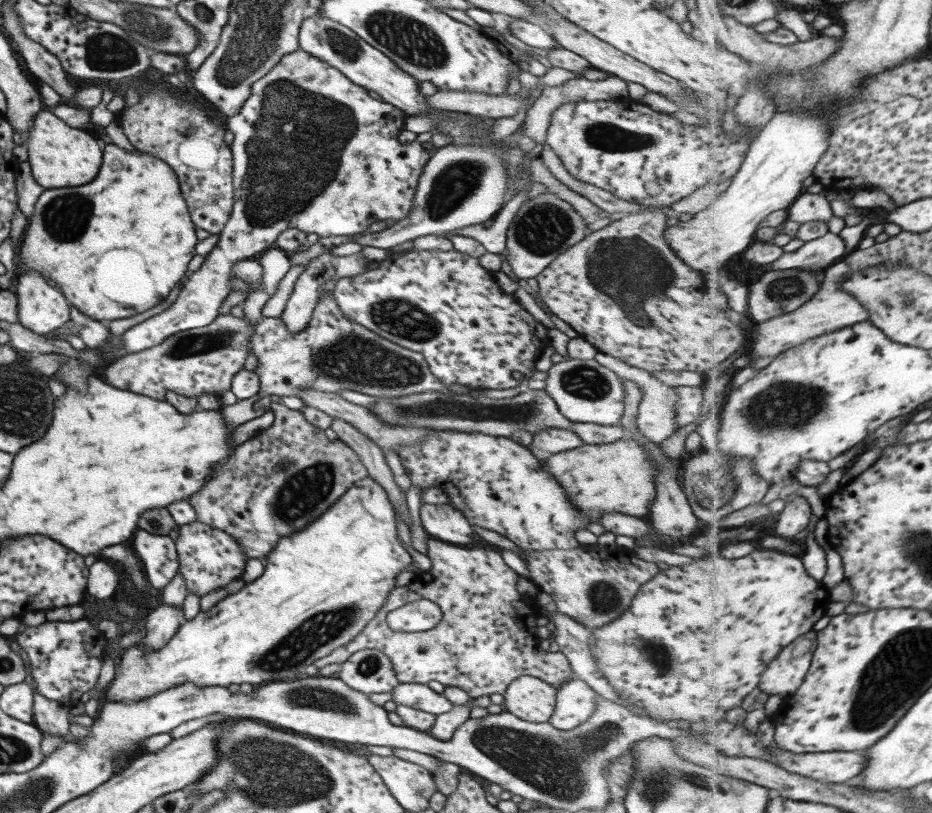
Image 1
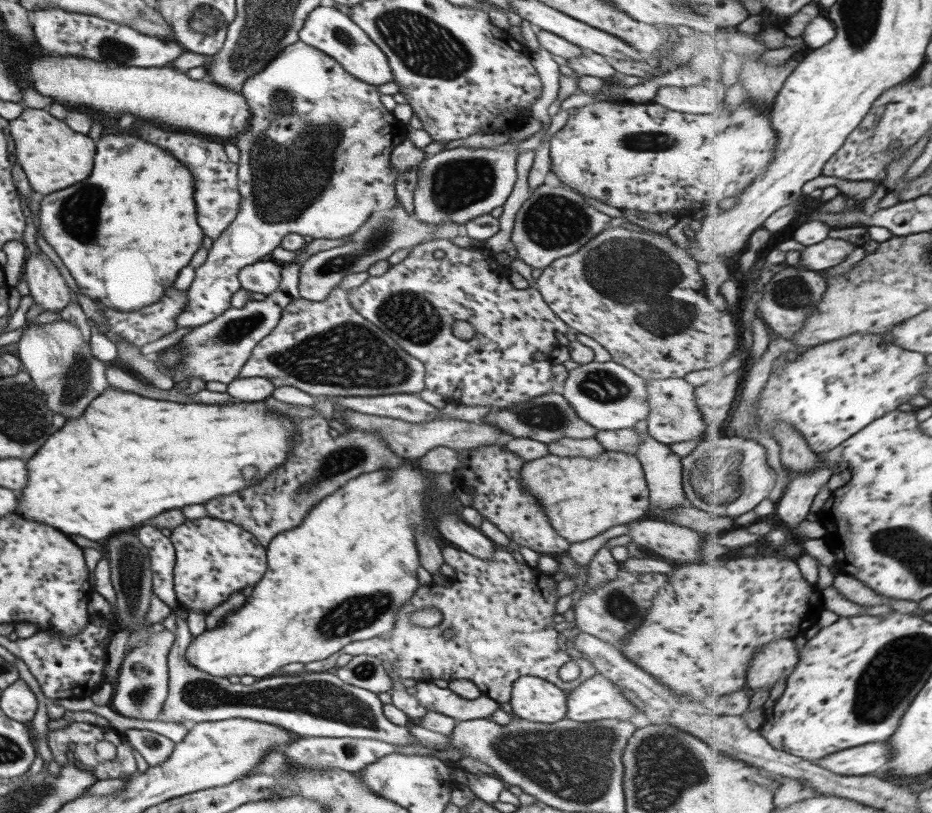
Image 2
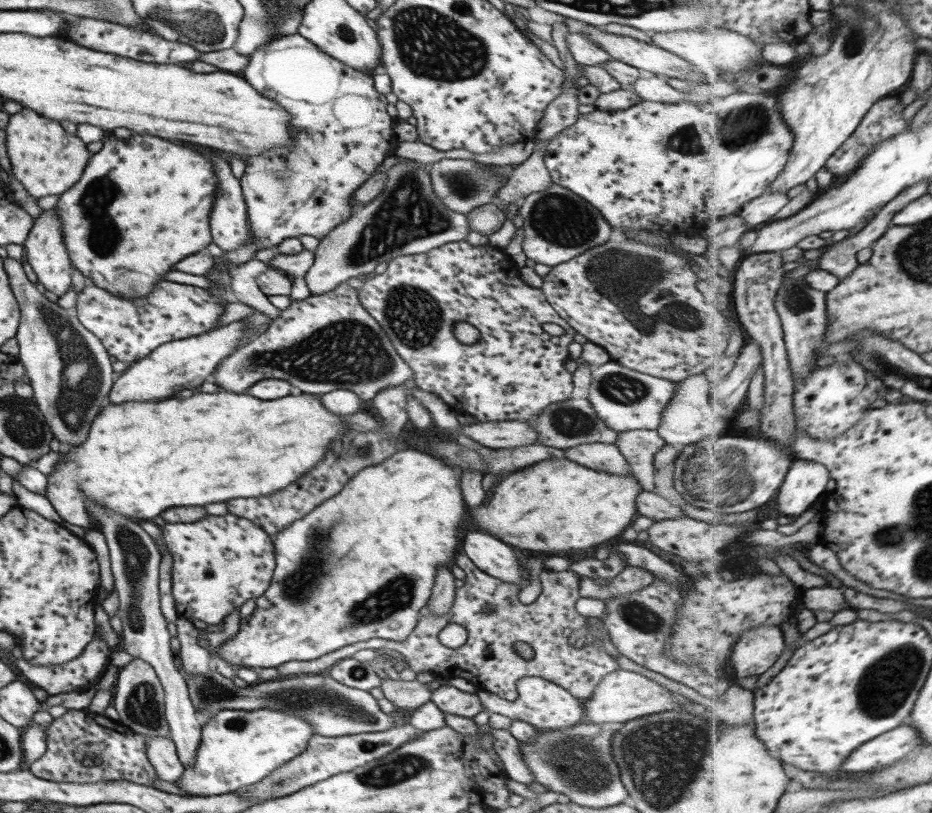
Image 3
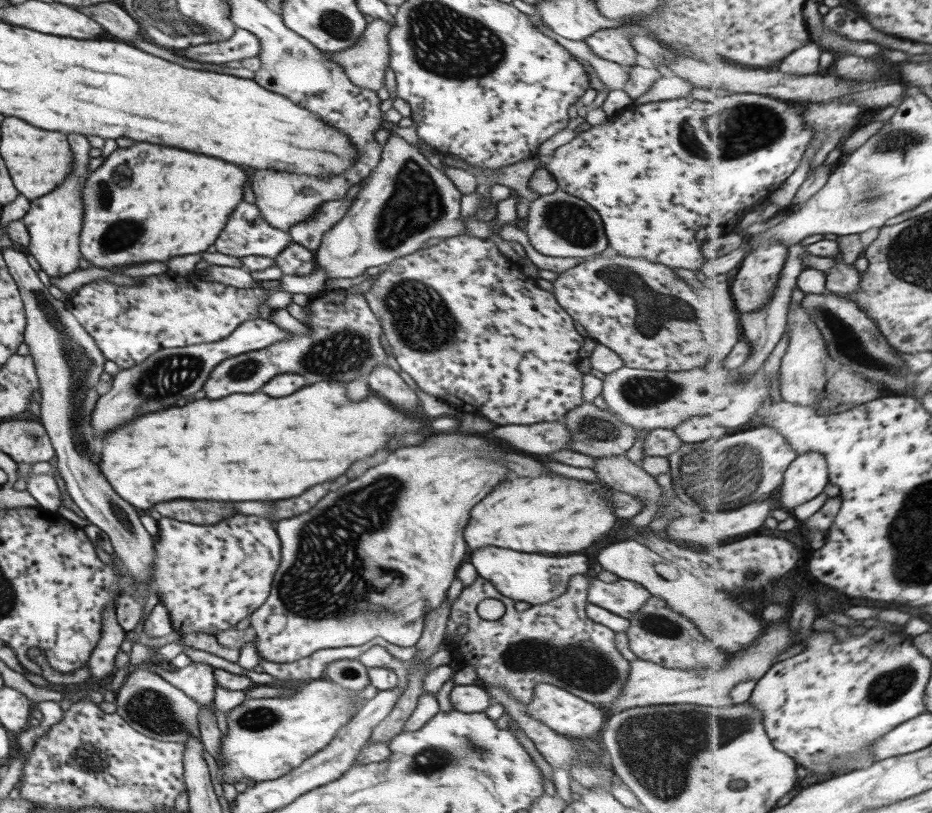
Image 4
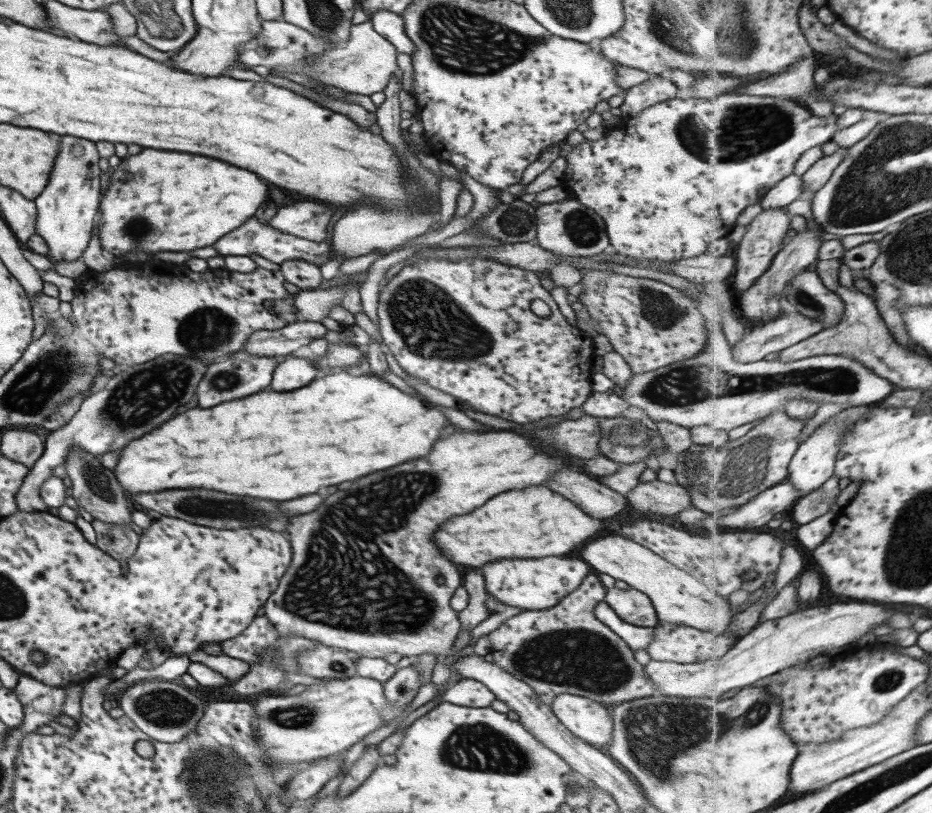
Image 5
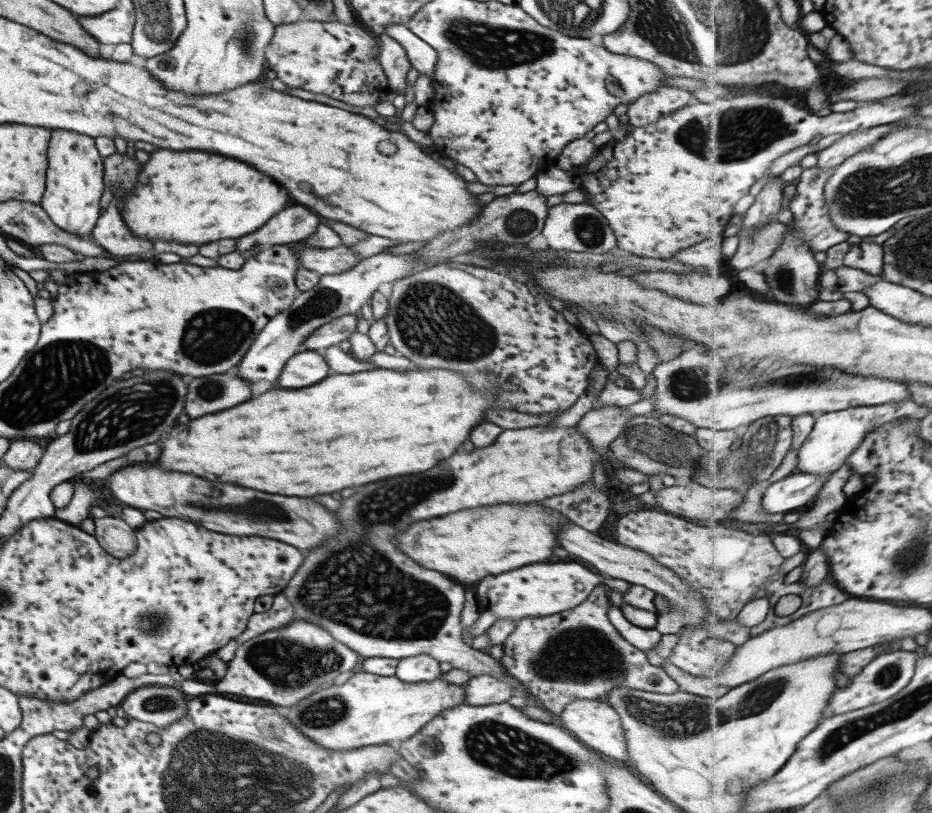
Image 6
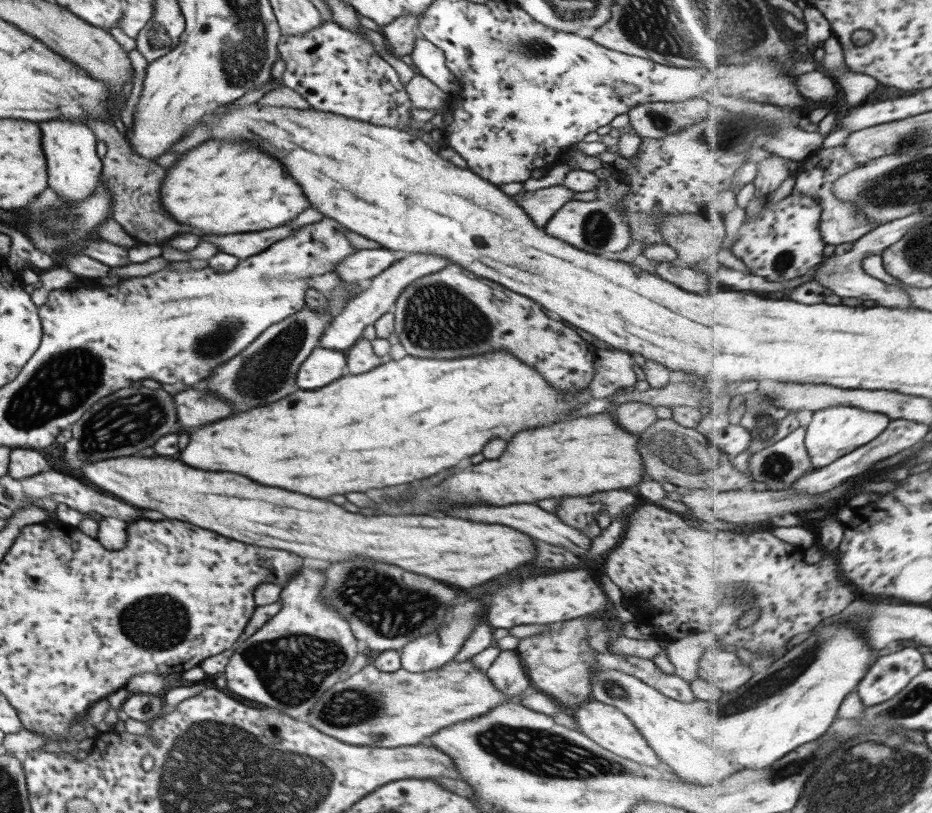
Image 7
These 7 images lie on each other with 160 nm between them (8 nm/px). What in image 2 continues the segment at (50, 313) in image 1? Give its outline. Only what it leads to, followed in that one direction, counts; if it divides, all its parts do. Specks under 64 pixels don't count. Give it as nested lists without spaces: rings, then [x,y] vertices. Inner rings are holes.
[[[39,251],[27,254],[22,268],[29,295],[43,311],[59,312],[70,300],[70,290],[50,258]]]

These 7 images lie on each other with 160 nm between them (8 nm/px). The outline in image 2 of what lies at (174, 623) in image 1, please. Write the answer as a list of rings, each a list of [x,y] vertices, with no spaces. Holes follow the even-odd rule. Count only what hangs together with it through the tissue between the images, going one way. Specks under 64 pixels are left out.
[[[157,627],[155,632],[151,633],[145,641],[145,644],[125,653],[117,673],[115,692],[110,700],[109,706],[113,711],[121,716],[137,718],[137,720],[155,720],[158,718],[168,685],[166,656],[173,641],[172,631]]]

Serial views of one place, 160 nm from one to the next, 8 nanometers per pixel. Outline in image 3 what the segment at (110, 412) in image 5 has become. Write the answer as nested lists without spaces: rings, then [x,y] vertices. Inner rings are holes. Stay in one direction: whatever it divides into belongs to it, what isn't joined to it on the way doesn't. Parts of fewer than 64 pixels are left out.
[[[235,320],[205,334],[164,342],[146,357],[129,364],[116,381],[112,382],[107,398],[111,404],[121,404],[123,400],[149,402],[155,398],[161,400],[188,394],[191,388],[203,384],[220,361],[240,346],[242,338],[244,338],[244,322]]]

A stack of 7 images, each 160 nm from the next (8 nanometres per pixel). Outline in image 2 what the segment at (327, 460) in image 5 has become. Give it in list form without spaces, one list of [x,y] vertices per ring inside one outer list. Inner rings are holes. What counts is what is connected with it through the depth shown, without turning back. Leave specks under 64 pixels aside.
[[[107,388],[89,402],[89,408],[79,420],[67,420],[47,438],[45,446],[33,458],[27,458],[27,486],[15,496],[17,507],[13,513],[25,520],[52,526],[68,538],[78,535],[97,542],[109,534],[134,530],[163,510],[201,504],[261,482],[285,462],[296,442],[294,430],[296,424],[291,417],[267,411],[262,401],[233,400],[222,405],[176,403]],[[247,468],[253,472],[251,476],[243,476]]]

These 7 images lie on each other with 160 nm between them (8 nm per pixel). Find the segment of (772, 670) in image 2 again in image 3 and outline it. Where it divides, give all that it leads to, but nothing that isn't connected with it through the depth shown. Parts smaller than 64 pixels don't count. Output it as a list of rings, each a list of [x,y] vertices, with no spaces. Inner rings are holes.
[[[775,626],[745,630],[745,636],[740,637],[732,650],[733,676],[759,677],[769,670],[777,670],[777,662],[785,649],[783,632]]]

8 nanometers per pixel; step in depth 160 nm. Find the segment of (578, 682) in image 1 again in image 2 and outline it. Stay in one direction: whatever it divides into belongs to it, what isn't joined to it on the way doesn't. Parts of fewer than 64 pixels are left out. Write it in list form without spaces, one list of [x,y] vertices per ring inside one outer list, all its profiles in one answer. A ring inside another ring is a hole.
[[[602,674],[586,678],[566,695],[566,718],[580,724],[607,718],[629,720],[636,713],[636,706]]]

